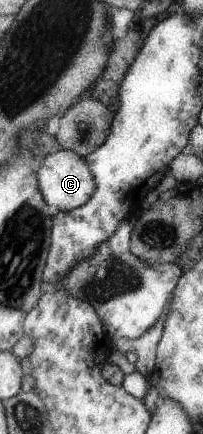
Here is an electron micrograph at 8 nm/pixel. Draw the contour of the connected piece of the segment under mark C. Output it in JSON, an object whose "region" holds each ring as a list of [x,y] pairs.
{"region":[[[68,149],[48,154],[44,159],[44,166],[37,171],[36,175],[46,204],[56,207],[60,212],[84,207],[97,192],[97,184],[89,164],[84,162],[84,157],[80,158],[78,153]]]}

